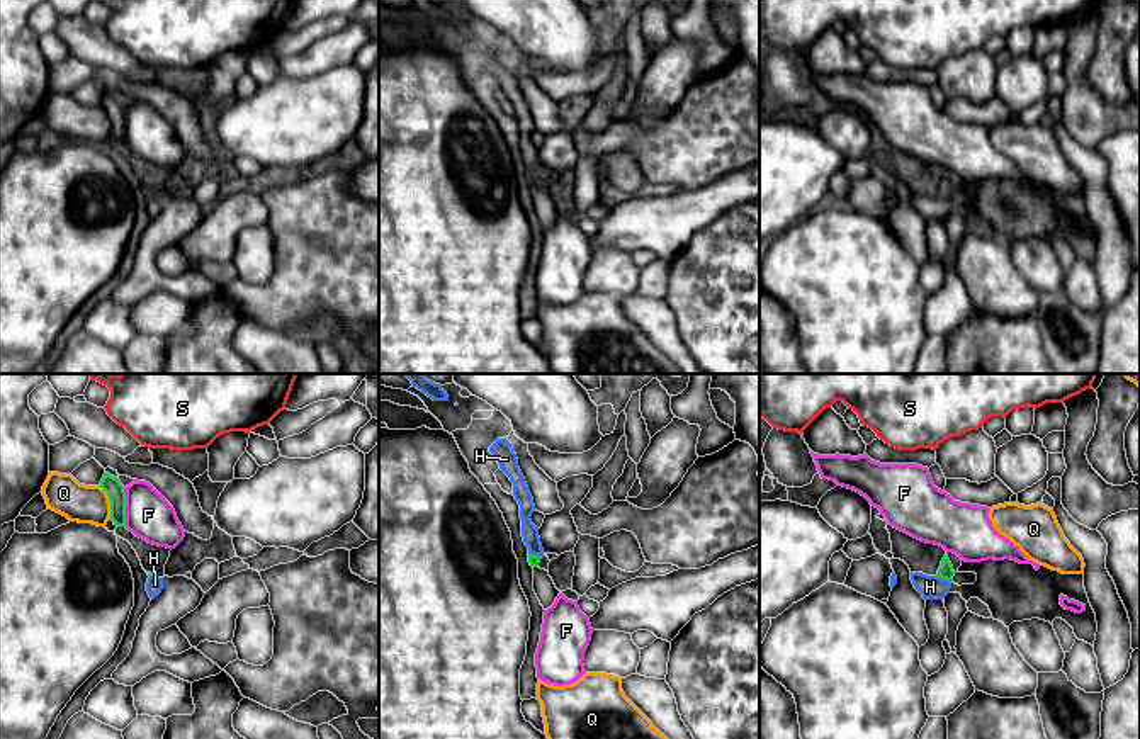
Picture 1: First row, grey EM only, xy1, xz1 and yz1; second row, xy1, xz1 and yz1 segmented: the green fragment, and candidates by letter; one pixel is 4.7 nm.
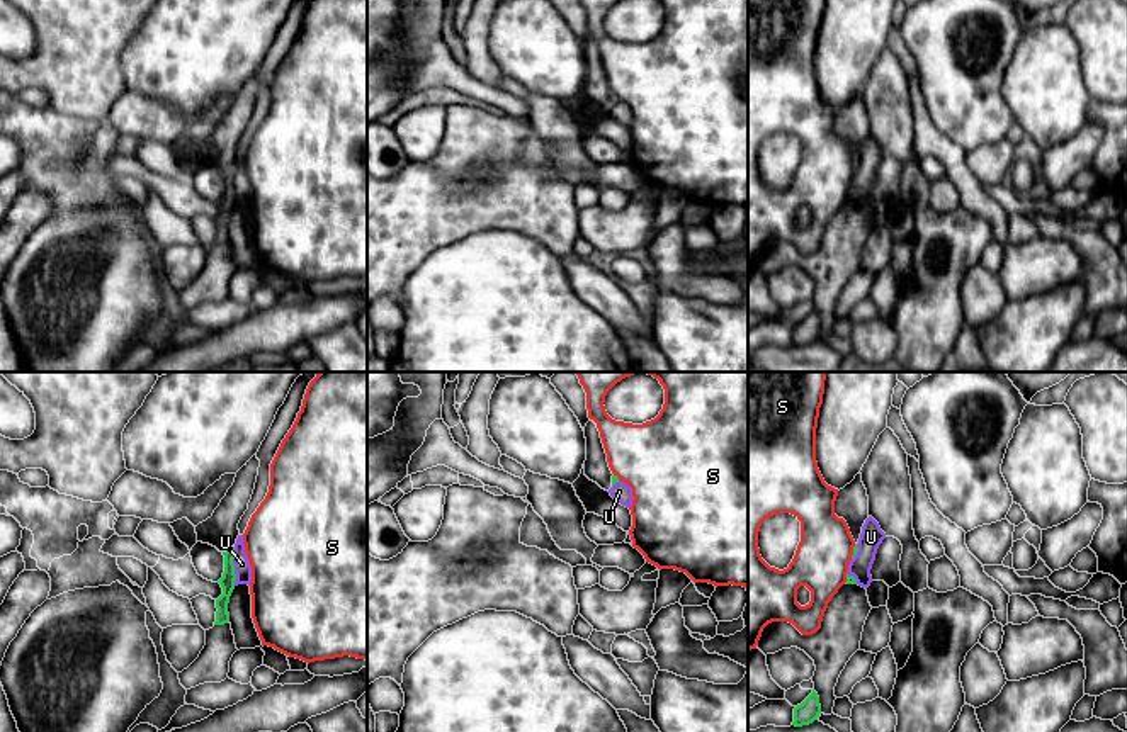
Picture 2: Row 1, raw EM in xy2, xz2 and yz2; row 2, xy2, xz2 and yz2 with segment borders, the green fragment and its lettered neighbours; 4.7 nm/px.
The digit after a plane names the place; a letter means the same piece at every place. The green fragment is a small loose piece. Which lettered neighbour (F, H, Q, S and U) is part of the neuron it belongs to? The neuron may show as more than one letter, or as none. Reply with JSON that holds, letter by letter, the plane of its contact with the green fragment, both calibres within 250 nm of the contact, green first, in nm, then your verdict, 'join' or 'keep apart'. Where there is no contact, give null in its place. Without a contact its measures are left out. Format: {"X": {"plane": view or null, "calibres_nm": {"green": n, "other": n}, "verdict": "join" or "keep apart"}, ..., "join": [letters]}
{"F": {"plane": "xy1", "calibres_nm": {"green": 90, "other": 220}, "verdict": "keep apart"}, "H": {"plane": "yz1", "calibres_nm": {"green": 70, "other": 110}, "verdict": "keep apart"}, "Q": {"plane": "xy1", "calibres_nm": {"green": 90, "other": 180}, "verdict": "keep apart"}, "S": {"plane": "yz2", "calibres_nm": {"green": 30, "other": 260}, "verdict": "keep apart"}, "U": {"plane": "xy2", "calibres_nm": {"green": 70, "other": 80}, "verdict": "keep apart"}, "join": []}

